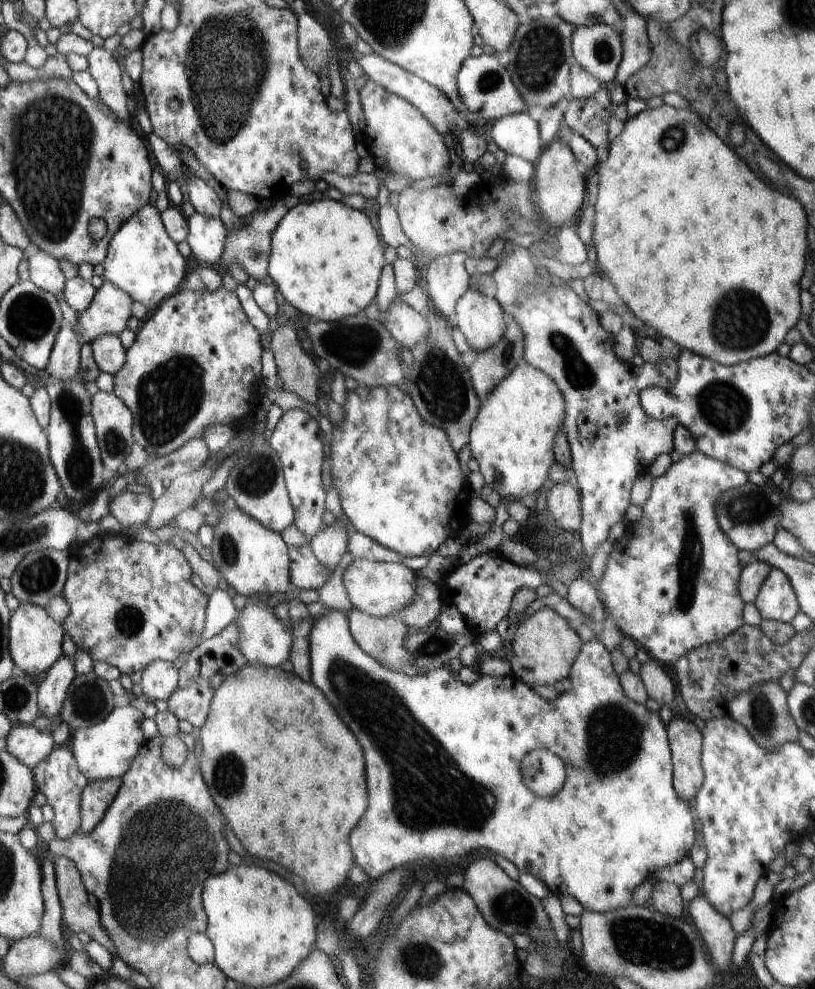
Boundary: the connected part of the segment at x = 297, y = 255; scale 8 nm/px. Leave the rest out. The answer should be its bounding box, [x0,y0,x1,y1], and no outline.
[268,196,385,322]

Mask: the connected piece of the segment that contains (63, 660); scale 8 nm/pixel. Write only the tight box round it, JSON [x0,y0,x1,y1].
[37,655,79,718]

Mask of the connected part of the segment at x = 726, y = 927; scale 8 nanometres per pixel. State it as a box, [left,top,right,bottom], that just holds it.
[688,894,736,972]

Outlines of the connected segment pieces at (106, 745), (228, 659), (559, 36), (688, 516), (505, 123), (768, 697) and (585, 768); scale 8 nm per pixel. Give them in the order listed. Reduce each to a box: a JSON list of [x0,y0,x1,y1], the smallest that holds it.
[[72,702,146,781],[166,623,248,729],[504,14,573,109],[598,450,747,666],[484,113,544,165],[726,683,799,752],[308,610,698,912]]

